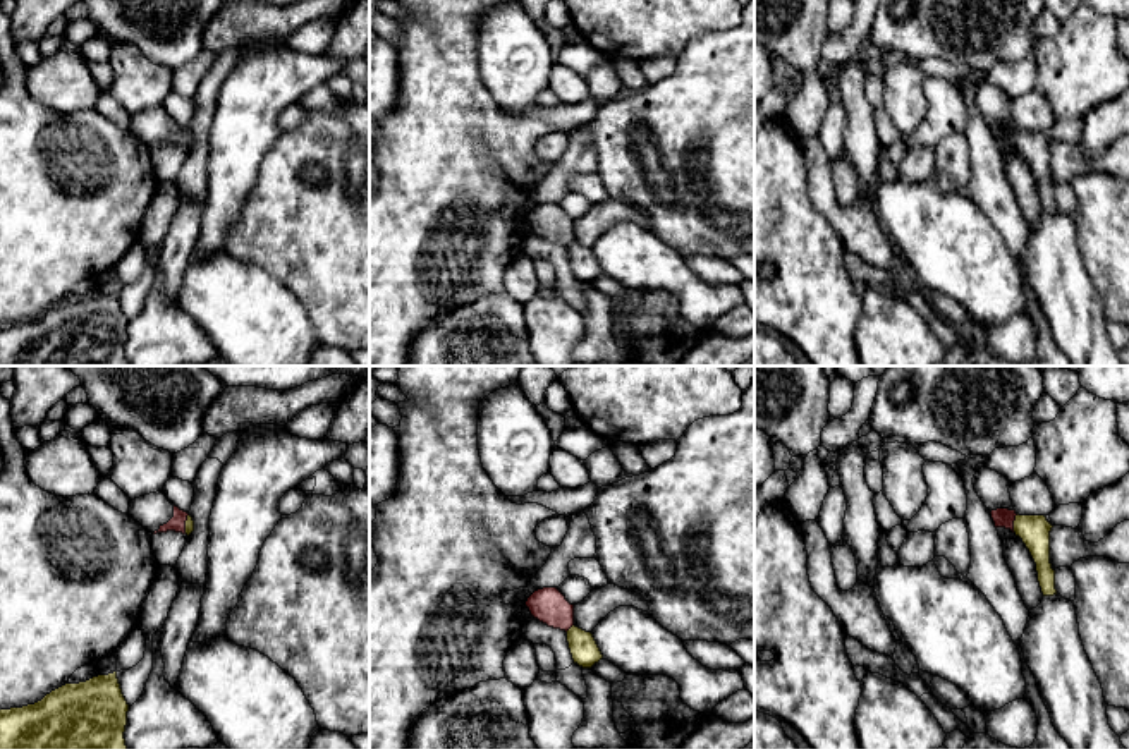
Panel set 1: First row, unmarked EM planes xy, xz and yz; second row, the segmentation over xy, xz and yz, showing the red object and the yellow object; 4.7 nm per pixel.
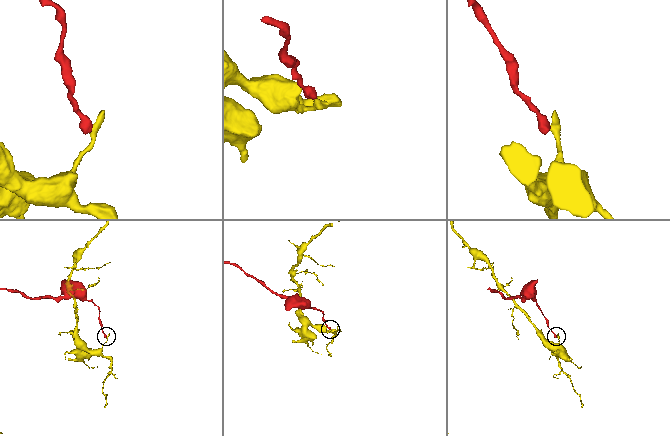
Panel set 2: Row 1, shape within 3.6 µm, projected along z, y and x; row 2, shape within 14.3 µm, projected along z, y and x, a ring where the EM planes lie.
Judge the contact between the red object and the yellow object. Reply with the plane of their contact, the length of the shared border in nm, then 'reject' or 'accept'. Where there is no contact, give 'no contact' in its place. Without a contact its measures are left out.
yz | 90 nm | reject

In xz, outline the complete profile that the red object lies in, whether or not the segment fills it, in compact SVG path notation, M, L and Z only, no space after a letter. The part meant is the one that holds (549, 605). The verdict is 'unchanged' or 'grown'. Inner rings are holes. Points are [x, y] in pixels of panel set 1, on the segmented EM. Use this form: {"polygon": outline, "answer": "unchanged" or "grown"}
{"polygon": "M543 588L534 591L526 606L531 615L548 627L569 630L574 625L574 605L557 588Z", "answer": "unchanged"}

